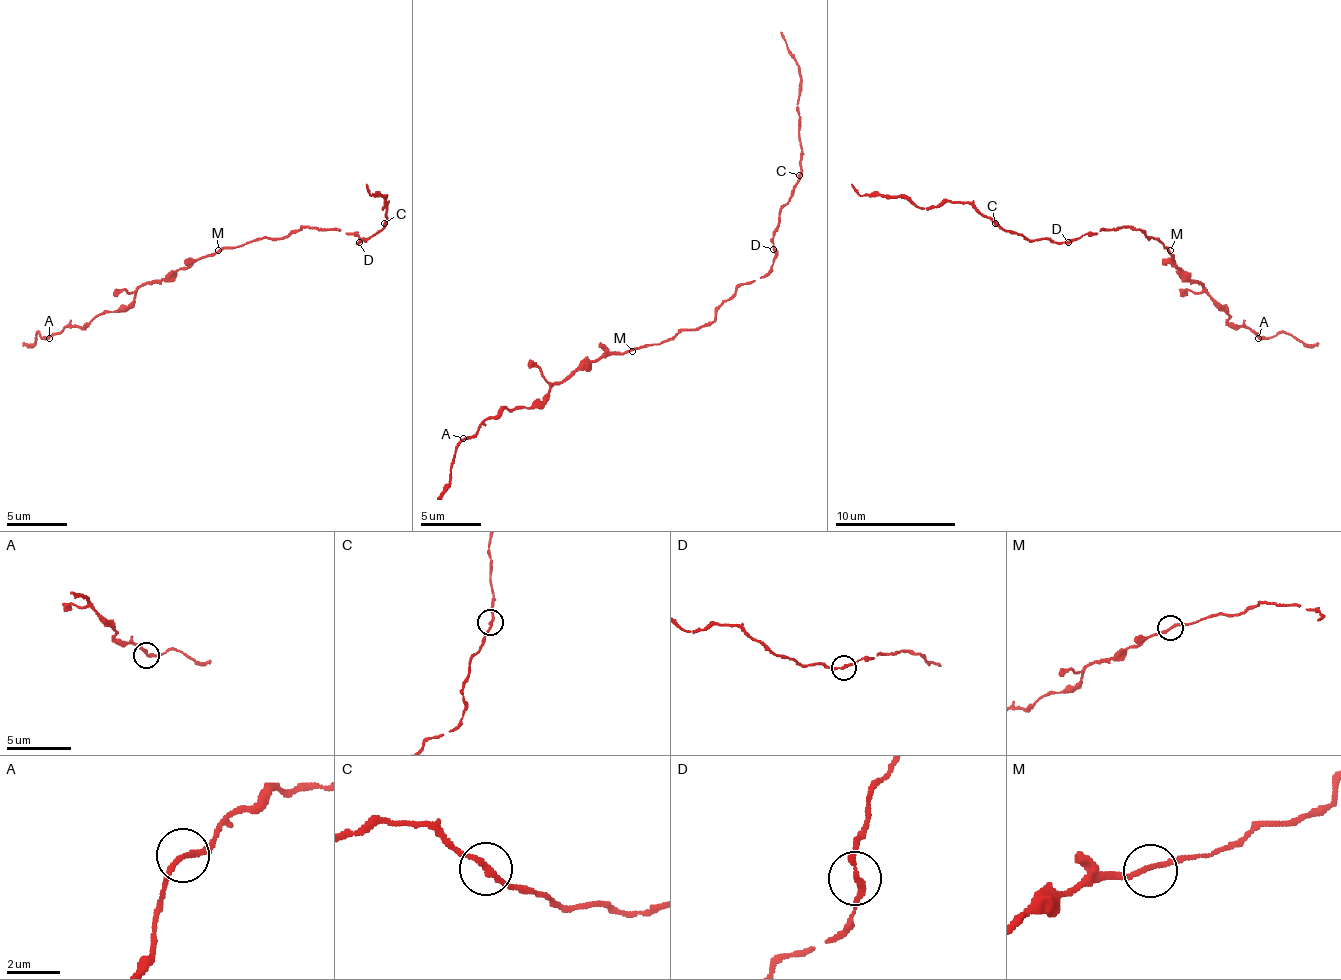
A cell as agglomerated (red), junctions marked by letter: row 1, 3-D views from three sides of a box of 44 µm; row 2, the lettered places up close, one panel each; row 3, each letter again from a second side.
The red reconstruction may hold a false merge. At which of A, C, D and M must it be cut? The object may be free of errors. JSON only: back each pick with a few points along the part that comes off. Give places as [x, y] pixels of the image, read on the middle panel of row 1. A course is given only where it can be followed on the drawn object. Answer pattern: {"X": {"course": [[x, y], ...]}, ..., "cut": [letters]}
{"cut": []}

